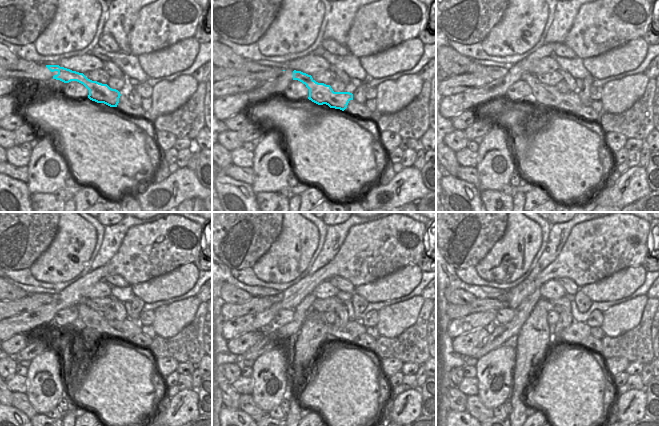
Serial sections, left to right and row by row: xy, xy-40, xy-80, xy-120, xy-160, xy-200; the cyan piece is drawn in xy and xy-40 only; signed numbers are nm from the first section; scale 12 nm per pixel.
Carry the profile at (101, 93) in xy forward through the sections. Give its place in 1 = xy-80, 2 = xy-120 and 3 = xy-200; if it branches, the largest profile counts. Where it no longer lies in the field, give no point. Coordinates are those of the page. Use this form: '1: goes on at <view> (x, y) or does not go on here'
1: goes on at xy-80 (542, 94)
2: goes on at xy-120 (87, 318)
3: goes on at xy-200 (576, 332)

